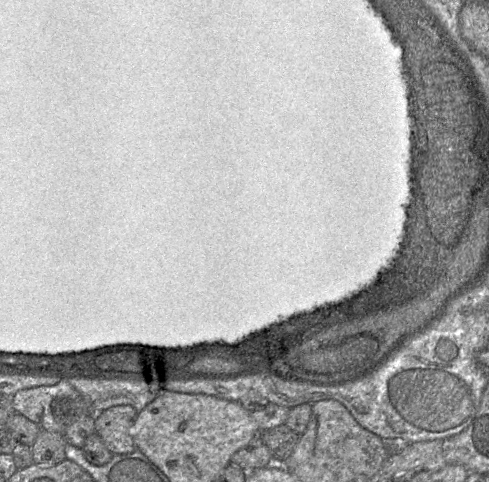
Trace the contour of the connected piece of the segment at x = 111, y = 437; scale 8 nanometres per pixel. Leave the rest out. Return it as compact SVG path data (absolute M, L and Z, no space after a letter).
M131 406L111 407L95 414L95 429L113 455L129 454L137 450L131 428L138 412Z

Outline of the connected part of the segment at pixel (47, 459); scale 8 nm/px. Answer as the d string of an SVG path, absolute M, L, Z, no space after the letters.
M42 430L32 449L34 464L39 466L54 466L66 460L65 448L67 441L64 434Z

